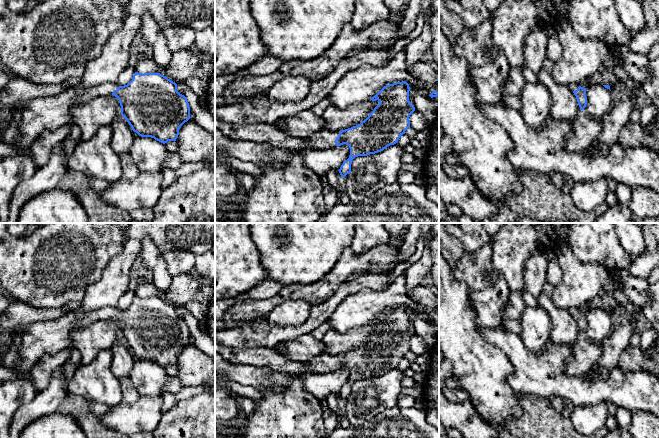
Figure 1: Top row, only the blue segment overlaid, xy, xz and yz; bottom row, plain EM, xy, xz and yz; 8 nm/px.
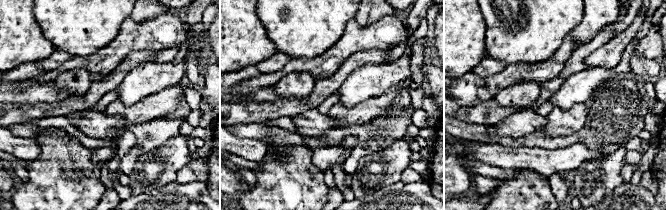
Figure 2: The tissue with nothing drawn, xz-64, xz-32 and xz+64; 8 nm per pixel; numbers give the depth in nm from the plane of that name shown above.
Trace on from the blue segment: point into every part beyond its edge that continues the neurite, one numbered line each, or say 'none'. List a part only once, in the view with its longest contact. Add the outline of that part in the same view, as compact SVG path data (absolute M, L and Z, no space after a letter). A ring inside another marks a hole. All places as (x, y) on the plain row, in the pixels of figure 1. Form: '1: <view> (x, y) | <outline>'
1: xz (261, 357) | M215 339L215 352L232 363L250 364L257 367L268 367L277 372L304 373L311 371L326 374L336 371L335 364L340 355L320 354L307 362L295 362L271 348L229 348L221 346Z

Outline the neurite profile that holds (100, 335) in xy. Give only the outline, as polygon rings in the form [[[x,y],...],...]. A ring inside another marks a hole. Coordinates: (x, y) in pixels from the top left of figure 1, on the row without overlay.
[[[113,319],[101,320],[74,330],[71,334],[70,348],[80,352],[80,365],[87,365],[99,351],[110,349],[120,339],[118,322]]]

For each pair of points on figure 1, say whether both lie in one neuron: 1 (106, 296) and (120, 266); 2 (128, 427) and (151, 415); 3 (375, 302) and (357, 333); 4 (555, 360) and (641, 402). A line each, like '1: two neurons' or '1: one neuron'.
1: one neuron
2: one neuron
3: two neurons
4: one neuron

